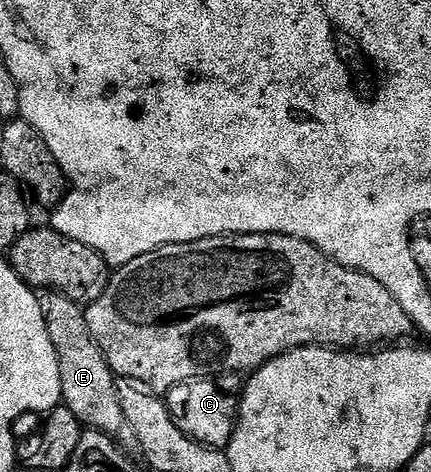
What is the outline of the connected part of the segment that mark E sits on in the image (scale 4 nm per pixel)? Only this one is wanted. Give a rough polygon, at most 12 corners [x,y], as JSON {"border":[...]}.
{"border":[[38,296],[61,369],[62,406],[124,452],[139,442],[86,310]]}

